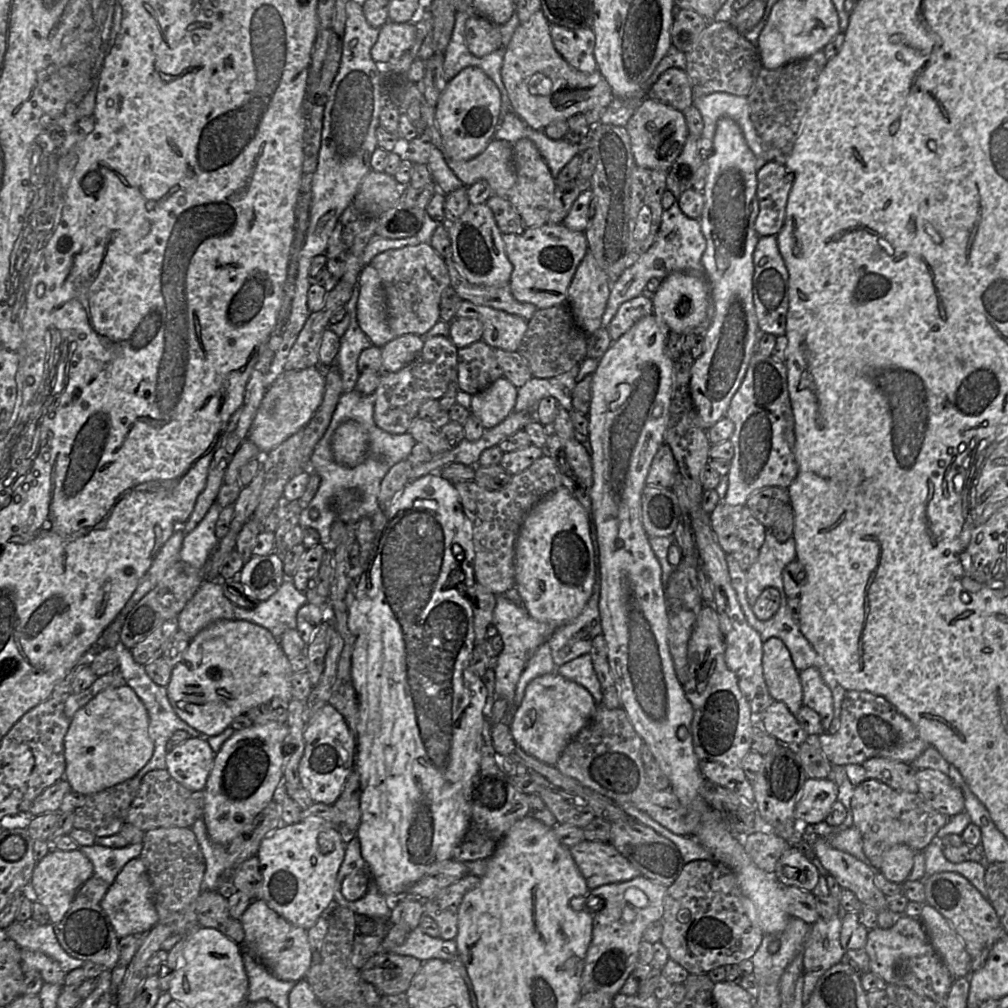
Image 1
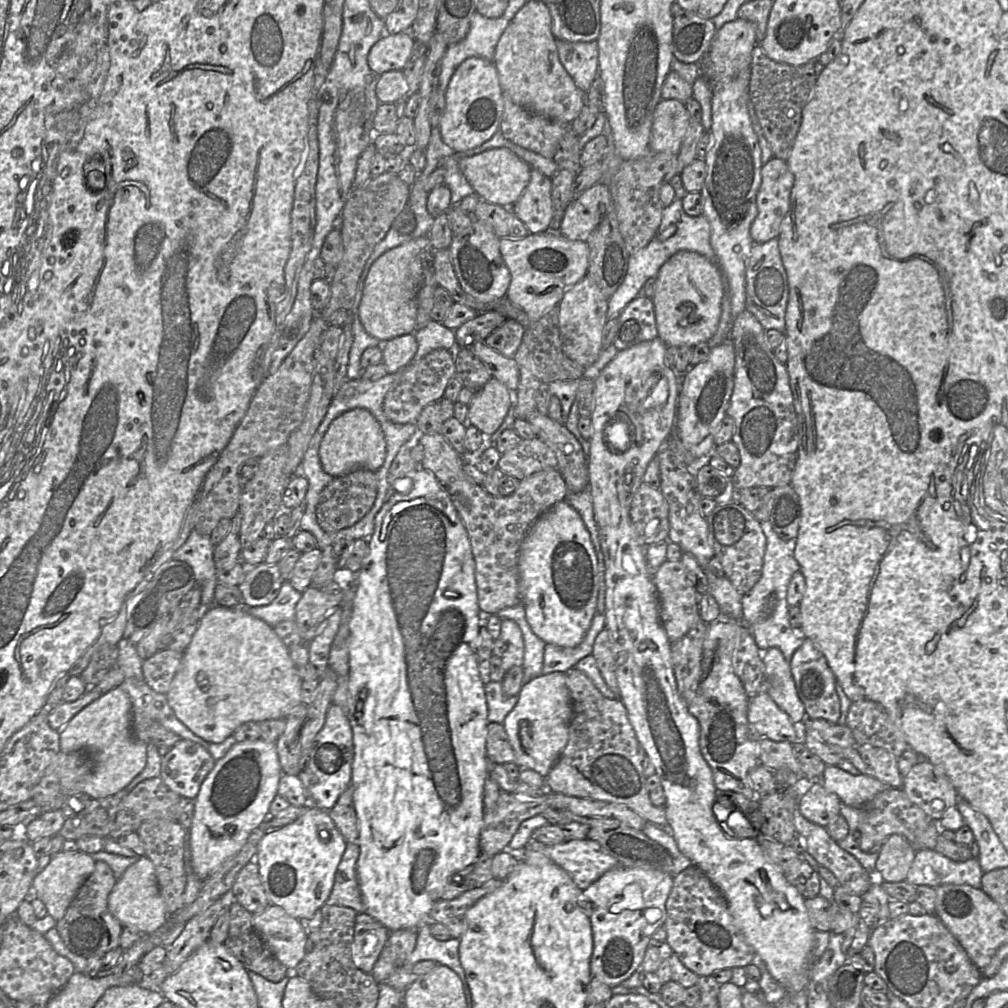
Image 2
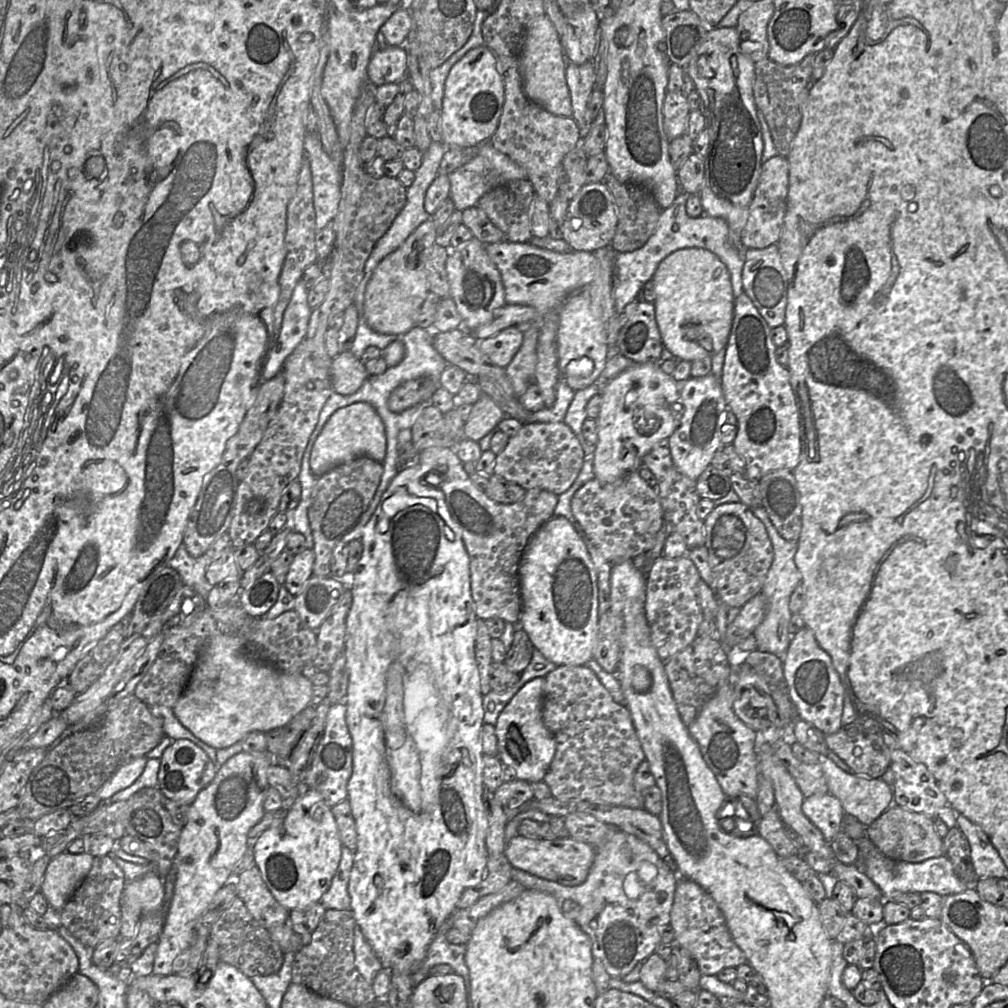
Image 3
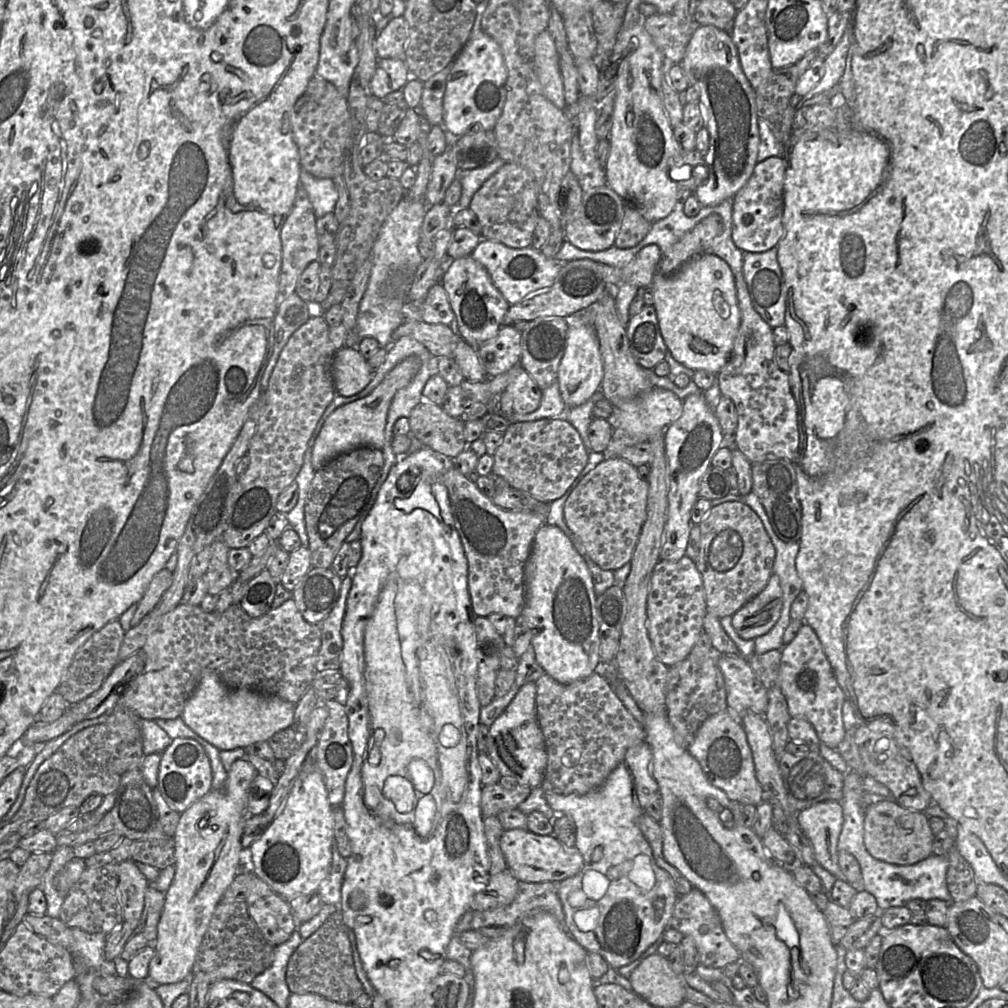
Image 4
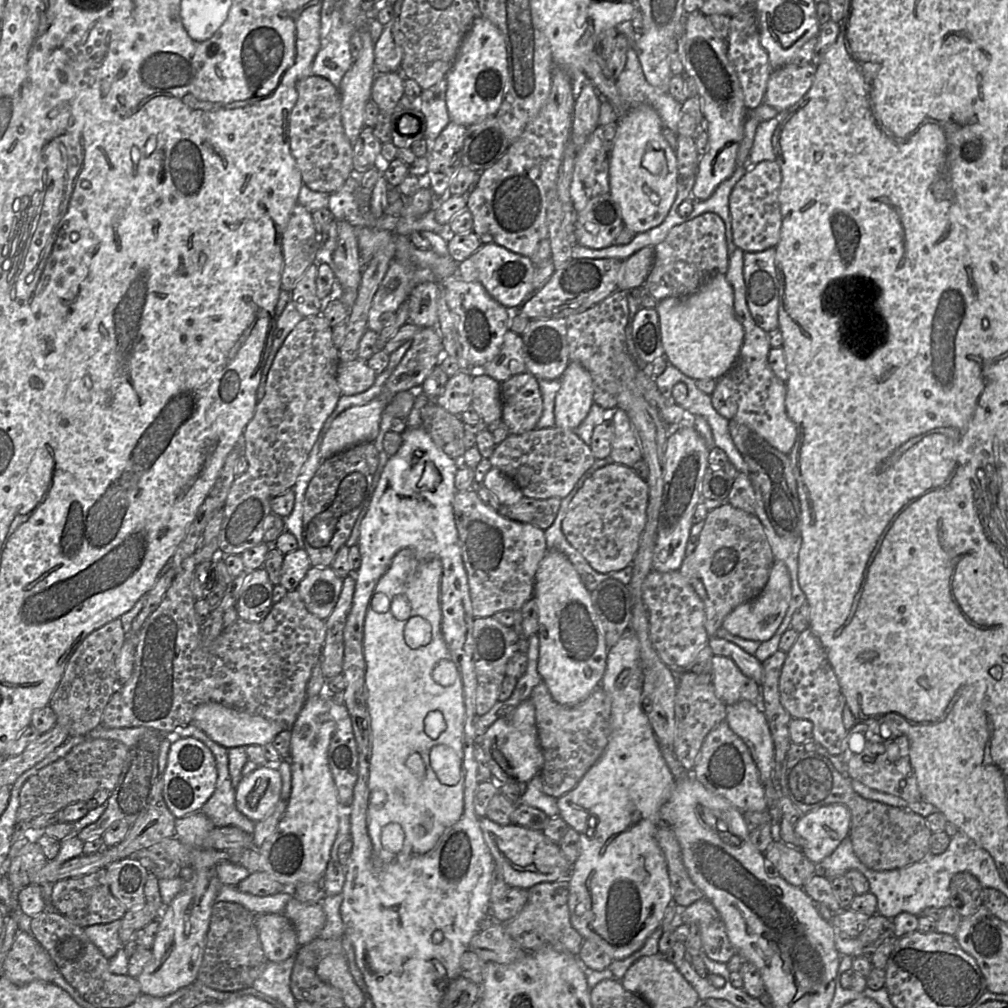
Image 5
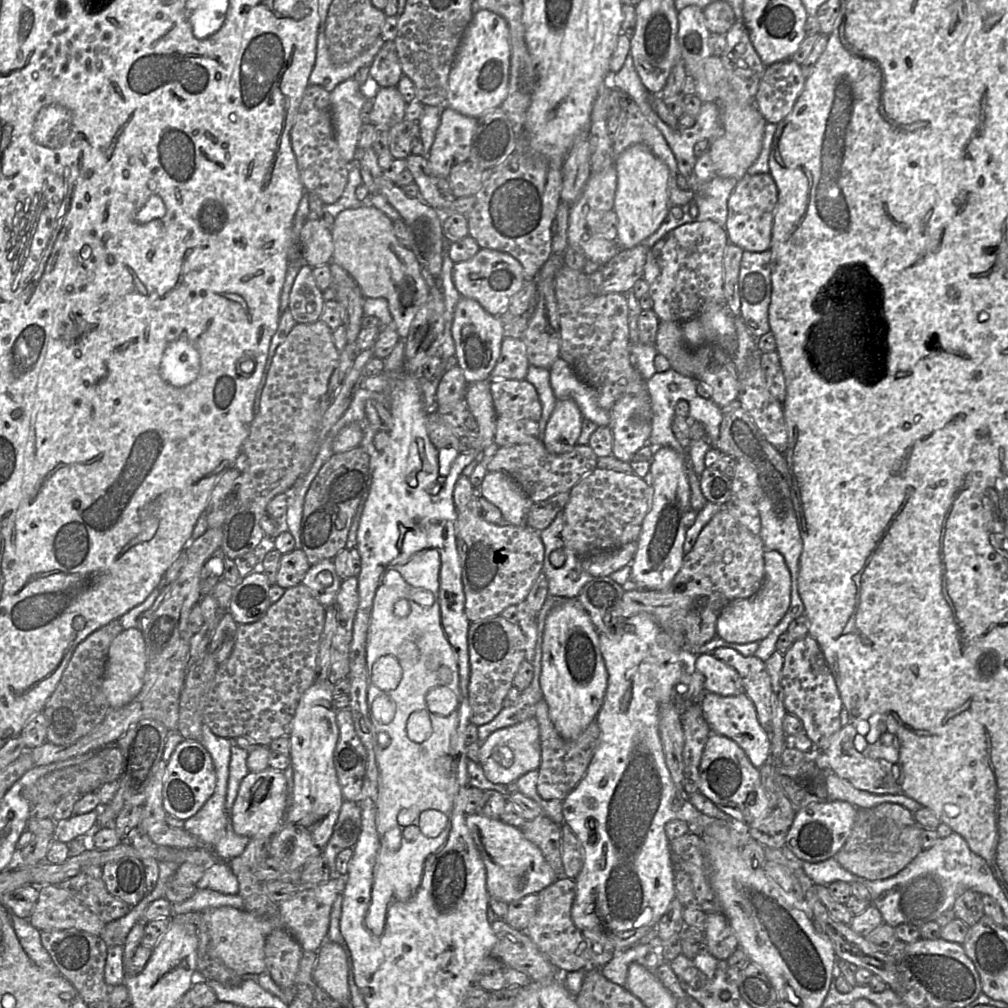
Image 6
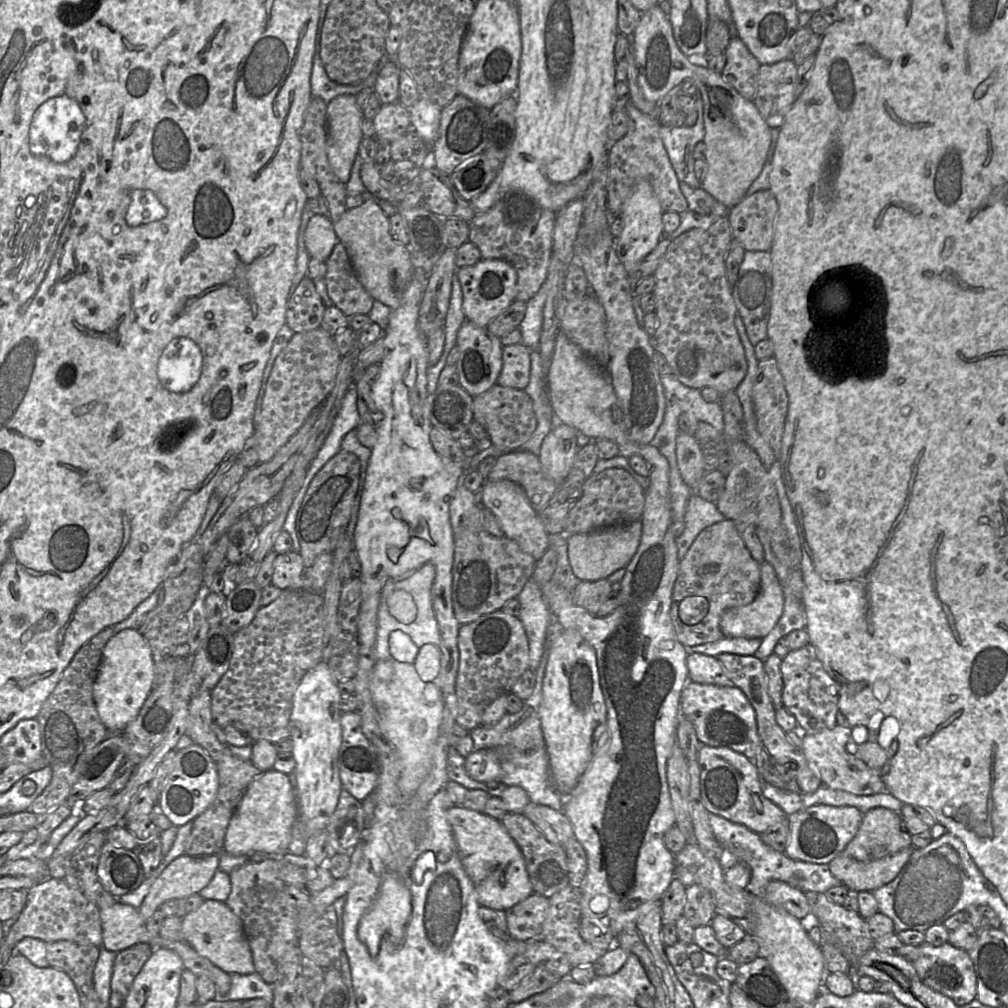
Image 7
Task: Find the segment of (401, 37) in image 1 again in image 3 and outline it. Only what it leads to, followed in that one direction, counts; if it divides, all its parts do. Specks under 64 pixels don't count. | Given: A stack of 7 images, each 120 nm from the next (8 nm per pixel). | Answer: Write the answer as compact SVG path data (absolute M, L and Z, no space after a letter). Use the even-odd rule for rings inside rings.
M404 47L375 49L367 66L367 76L375 87L400 83L407 76L407 52Z

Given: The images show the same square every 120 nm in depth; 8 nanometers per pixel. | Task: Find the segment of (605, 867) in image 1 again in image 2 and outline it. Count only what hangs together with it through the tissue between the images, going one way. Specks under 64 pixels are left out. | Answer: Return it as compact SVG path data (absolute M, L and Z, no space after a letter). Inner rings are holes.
M575 839L556 845L545 845L529 840L523 849L536 851L562 868L582 891L611 869L618 861L605 852L601 845L590 839Z

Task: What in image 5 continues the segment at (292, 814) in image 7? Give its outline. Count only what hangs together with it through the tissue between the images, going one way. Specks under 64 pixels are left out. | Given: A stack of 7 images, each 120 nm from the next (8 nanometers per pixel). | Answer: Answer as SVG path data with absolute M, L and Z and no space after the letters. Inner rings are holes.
M272 764L259 766L236 787L237 809L253 822L267 817L281 800L282 779Z

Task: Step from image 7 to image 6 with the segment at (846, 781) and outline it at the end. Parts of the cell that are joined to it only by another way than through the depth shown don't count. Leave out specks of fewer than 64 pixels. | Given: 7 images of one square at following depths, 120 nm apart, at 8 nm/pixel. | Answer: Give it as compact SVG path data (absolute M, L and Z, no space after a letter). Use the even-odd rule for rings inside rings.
M853 724L842 727L830 740L829 747L822 751L822 768L829 769L842 779L849 781L858 790L874 794L902 794L900 785L900 769L885 759L870 759L859 752L854 745L857 736Z

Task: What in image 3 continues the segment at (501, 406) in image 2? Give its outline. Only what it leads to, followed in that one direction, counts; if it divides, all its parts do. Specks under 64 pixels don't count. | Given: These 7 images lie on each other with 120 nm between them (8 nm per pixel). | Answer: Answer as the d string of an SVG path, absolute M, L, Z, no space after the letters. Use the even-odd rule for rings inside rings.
M482 394L479 400L472 405L469 419L464 425L464 437L478 442L495 429L505 417L508 416L504 414L493 399L486 394Z

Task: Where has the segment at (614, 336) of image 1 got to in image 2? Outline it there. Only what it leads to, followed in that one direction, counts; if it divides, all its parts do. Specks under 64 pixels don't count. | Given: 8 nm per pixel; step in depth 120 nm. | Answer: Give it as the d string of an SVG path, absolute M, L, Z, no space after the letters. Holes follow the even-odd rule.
M635 298L621 311L618 320L618 330L612 343L618 351L658 337L651 298Z

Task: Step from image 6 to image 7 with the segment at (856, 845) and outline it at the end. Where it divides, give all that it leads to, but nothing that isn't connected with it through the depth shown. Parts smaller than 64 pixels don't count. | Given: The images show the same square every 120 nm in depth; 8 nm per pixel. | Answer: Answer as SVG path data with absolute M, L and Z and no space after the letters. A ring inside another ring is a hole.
M915 847L872 861L858 861L841 852L830 862L829 869L851 893L873 891L891 882L908 862Z

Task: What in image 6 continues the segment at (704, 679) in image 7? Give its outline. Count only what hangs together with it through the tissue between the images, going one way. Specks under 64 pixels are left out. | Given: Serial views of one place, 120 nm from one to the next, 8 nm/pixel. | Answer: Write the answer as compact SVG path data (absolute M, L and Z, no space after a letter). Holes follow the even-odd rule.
M712 653L696 655L692 658L691 667L705 677L707 692L722 696L732 696L744 692L739 673Z

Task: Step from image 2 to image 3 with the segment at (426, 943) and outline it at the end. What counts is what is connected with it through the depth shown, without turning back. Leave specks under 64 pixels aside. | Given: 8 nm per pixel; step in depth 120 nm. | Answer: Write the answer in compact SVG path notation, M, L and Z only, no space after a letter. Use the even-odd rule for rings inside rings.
M438 930L428 946L422 964L411 975L413 989L428 976L430 968L438 964L448 964L453 968L454 973L464 979L464 984L467 984L469 994L470 977L465 954L465 944L452 944L448 942L445 932Z

